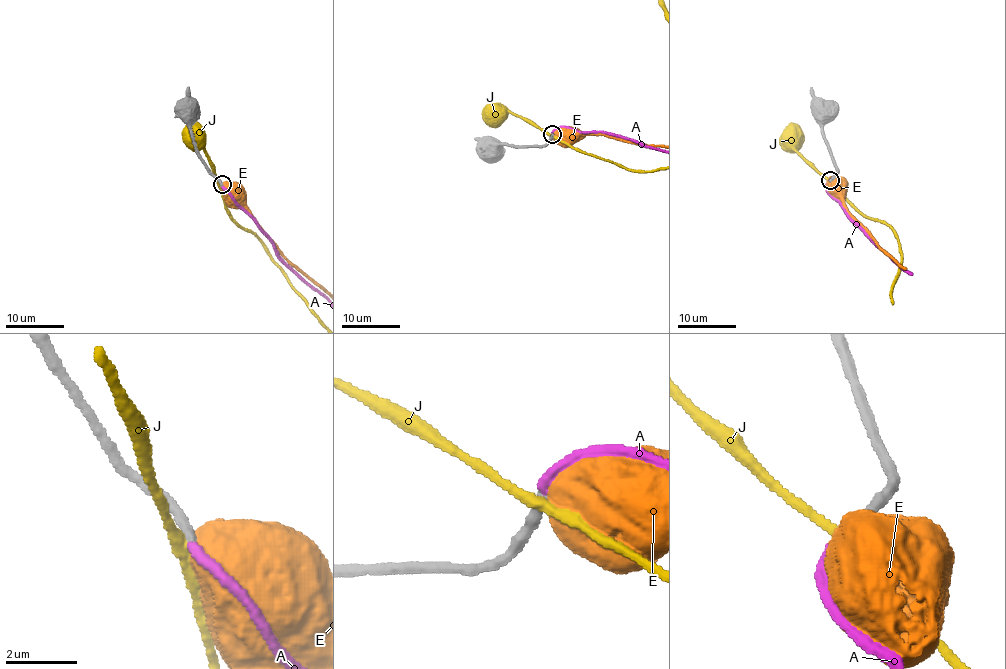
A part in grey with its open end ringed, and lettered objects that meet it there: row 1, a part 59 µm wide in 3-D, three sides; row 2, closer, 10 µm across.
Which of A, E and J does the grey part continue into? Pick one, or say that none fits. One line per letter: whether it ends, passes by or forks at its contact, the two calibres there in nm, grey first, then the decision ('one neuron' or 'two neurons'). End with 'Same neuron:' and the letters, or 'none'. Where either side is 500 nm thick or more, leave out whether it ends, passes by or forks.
A: it ends there; 280 nm thick on the grey side, 260 nm on the other; one neuron
E: 320 nm thick on the grey side, 1000 nm on the other; two neurons
J: it passes by; 320 nm thick on the grey side, 300 nm on the other; two neurons
Same neuron: A

